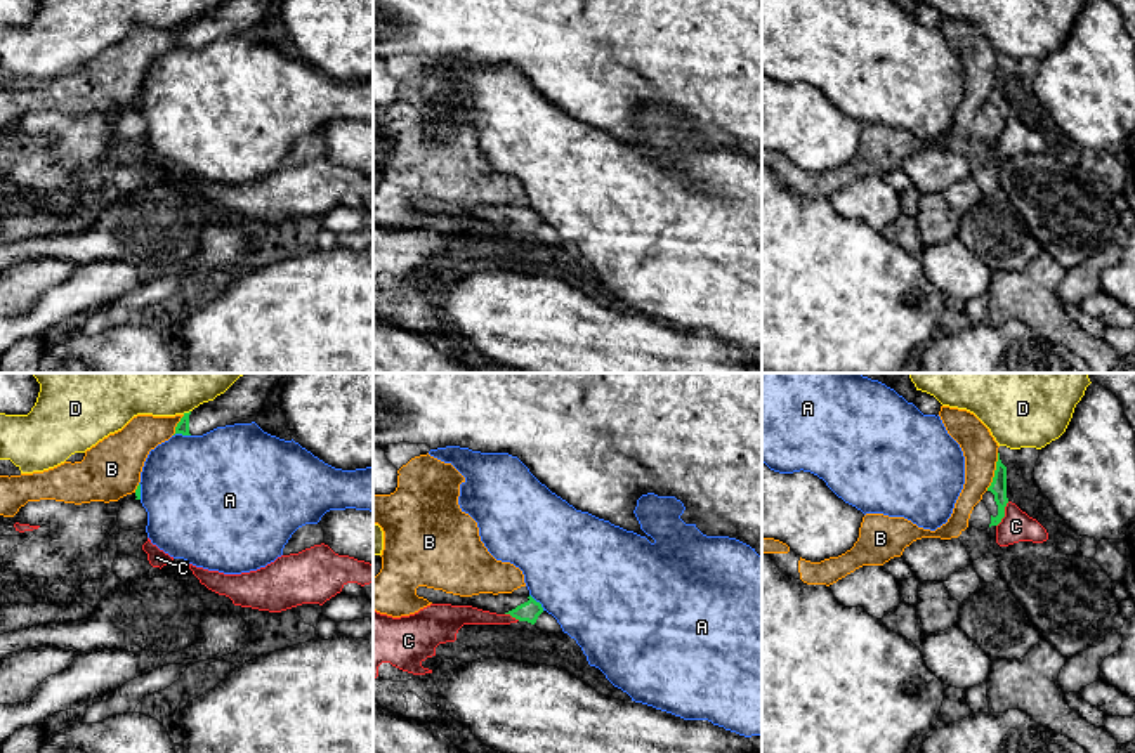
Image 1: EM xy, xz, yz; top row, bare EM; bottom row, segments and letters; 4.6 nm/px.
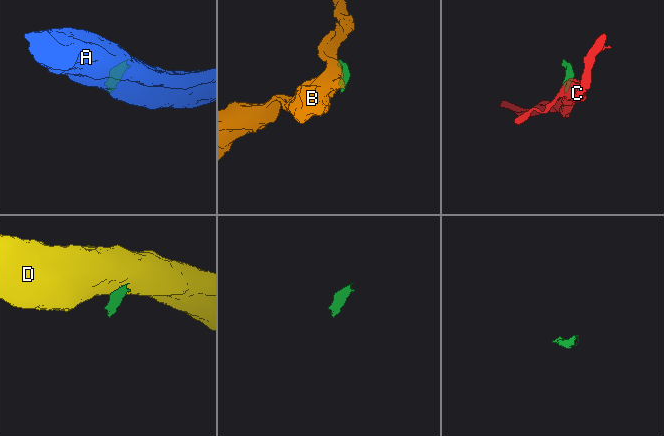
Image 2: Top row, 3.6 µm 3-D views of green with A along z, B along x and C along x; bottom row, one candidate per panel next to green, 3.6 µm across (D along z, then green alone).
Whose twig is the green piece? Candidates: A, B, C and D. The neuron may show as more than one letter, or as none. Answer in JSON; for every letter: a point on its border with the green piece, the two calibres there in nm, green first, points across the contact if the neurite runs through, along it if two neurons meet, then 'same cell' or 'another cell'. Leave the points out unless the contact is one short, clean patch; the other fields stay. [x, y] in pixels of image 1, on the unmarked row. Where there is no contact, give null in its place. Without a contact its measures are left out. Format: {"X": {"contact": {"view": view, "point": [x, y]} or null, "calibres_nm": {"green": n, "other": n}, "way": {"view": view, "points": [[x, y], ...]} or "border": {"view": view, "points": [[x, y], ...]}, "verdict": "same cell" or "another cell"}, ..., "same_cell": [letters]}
{"A": {"contact": {"view": "xz", "point": [538, 214]}, "calibres_nm": {"green": 90, "other": 500}, "border": {"view": "xz", "points": [[530, 205], [544, 221]]}, "verdict": "another cell"}, "B": {"contact": {"view": "yz", "point": [995, 84]}, "calibres_nm": {"green": 80, "other": 160}, "verdict": "another cell"}, "C": {"contact": {"view": "yz", "point": [1003, 125]}, "calibres_nm": {"green": 80, "other": 150}, "border": {"view": "yz", "points": [[1009, 113], [997, 137]]}, "verdict": "another cell"}, "D": {"contact": {"view": "xy", "point": [186, 25]}, "calibres_nm": {"green": 60, "other": 130}, "border": {"view": "xy", "points": [[190, 21], [183, 25]]}, "verdict": "another cell"}, "same_cell": []}

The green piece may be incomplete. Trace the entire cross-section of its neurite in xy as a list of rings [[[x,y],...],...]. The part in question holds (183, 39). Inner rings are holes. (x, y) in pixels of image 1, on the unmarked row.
[[[227,0],[213,12],[184,24],[175,45],[203,47],[217,38],[252,35],[257,31],[272,0]]]

